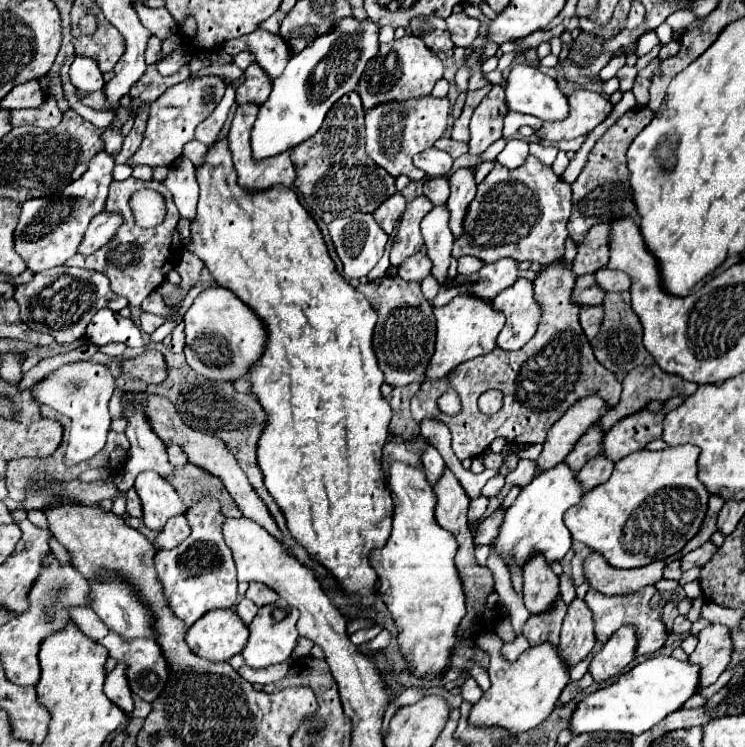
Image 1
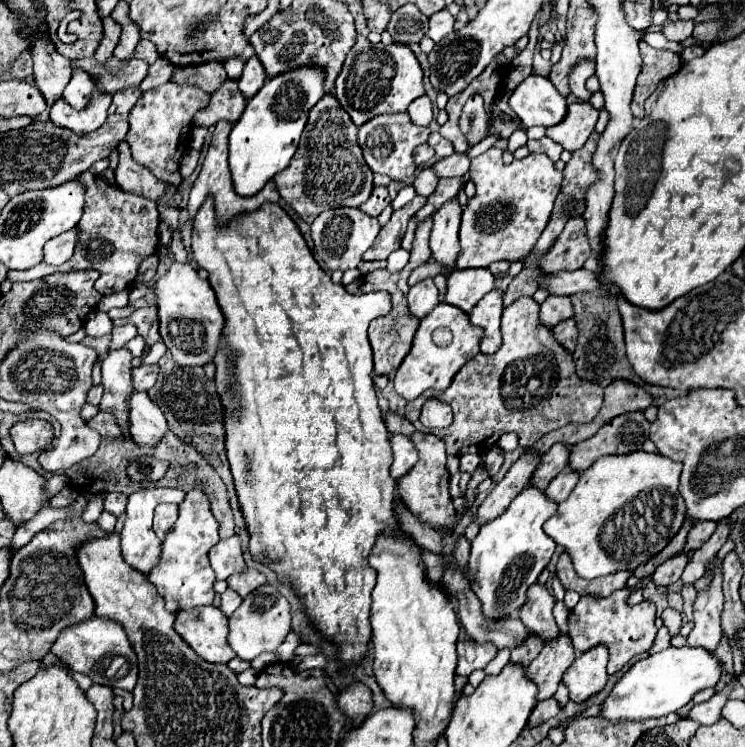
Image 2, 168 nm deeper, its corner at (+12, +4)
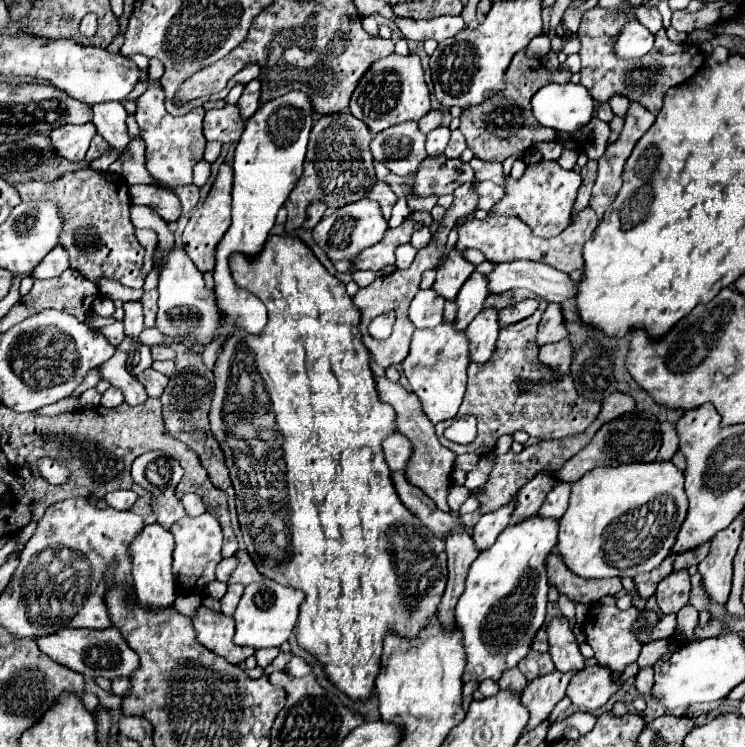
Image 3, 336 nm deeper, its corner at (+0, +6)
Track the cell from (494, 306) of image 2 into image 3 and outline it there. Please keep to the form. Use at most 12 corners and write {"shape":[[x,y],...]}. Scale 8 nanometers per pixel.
{"shape":[[482,309],[466,329],[470,359],[486,363],[496,351],[498,311]]}

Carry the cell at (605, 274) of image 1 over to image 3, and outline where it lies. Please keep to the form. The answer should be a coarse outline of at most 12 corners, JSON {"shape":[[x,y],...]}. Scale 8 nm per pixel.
{"shape":[[536,261],[500,263],[490,293],[526,287],[546,301],[576,295],[578,281]]}

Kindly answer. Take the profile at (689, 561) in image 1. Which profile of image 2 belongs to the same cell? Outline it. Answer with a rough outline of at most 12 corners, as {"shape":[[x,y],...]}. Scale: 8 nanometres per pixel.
{"shape":[[688,557],[668,559],[652,573],[654,585],[668,587],[678,581]]}

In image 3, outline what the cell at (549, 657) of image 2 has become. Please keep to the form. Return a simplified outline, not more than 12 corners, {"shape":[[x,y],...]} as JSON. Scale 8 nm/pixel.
{"shape":[[576,671],[528,681],[522,703],[530,711],[526,731],[548,719],[566,695]]}

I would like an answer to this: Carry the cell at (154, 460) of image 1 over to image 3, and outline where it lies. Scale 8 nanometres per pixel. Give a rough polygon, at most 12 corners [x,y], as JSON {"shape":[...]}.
{"shape":[[124,303],[124,333],[138,343],[142,303]]}

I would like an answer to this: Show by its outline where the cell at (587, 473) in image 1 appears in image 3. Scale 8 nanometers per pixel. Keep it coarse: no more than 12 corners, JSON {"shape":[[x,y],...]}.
{"shape":[[558,483],[538,515],[560,519],[568,509],[570,483]]}

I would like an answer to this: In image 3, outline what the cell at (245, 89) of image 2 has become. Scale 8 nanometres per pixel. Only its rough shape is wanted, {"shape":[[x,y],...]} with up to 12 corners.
{"shape":[[260,81],[246,85],[238,107],[244,119],[260,105]]}

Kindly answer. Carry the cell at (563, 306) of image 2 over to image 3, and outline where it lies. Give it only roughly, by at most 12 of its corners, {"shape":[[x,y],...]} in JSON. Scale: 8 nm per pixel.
{"shape":[[548,303],[538,345],[568,337],[560,303]]}

